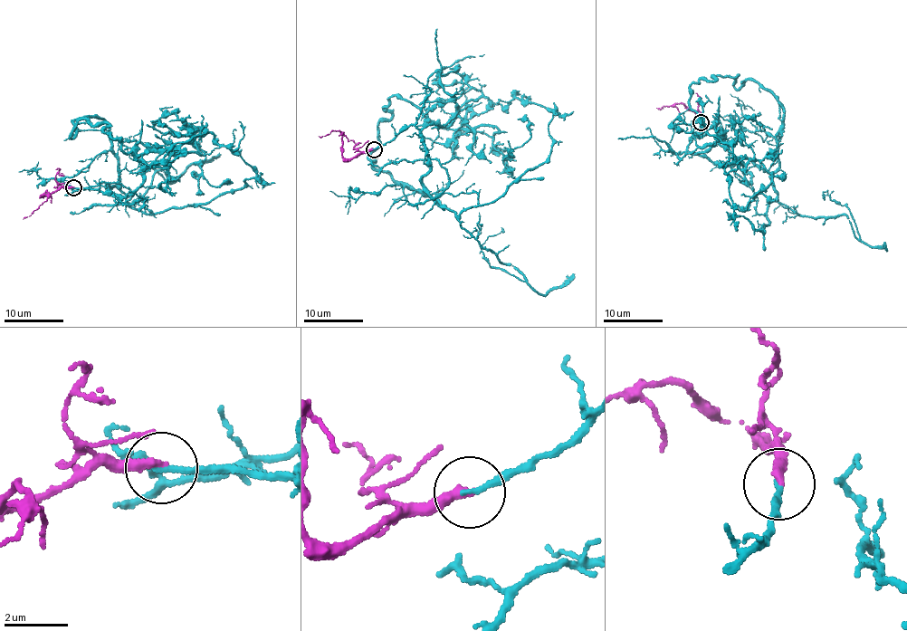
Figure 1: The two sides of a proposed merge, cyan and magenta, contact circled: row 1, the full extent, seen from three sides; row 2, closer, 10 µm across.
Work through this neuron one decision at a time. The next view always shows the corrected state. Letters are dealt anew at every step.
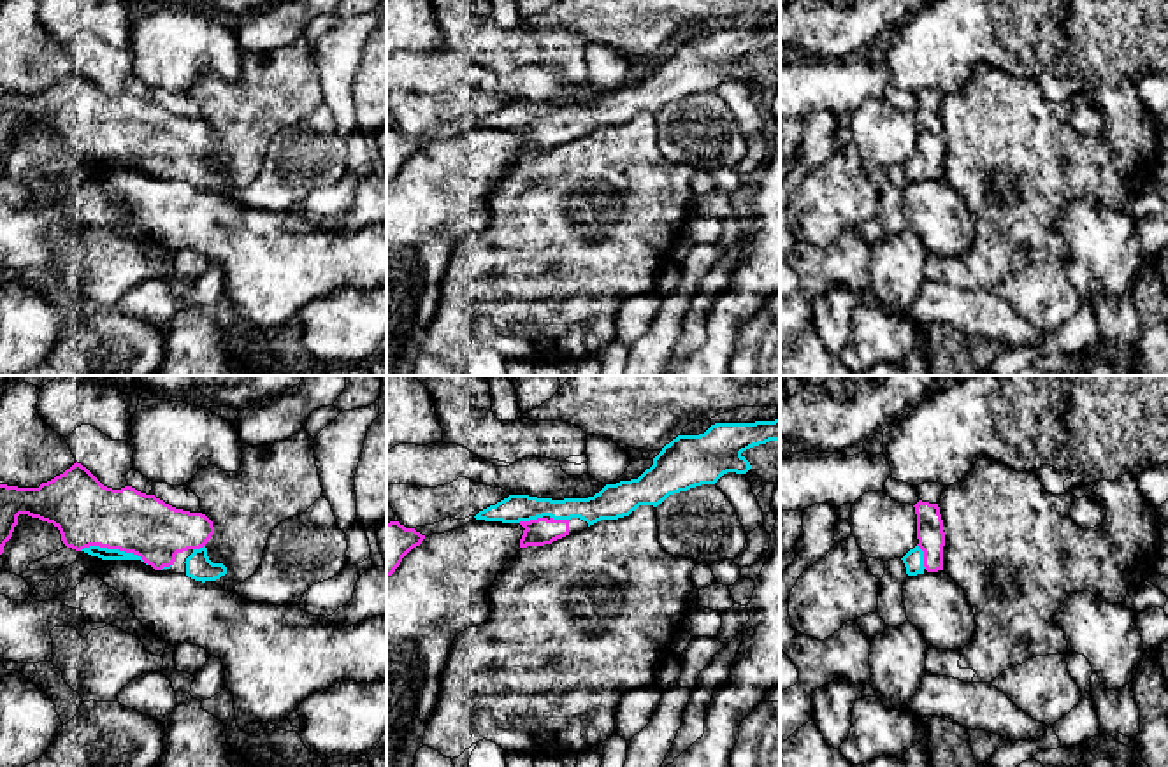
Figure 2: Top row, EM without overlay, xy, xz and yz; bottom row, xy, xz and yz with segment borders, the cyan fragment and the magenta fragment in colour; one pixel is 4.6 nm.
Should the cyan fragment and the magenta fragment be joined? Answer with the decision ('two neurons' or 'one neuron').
one neuron

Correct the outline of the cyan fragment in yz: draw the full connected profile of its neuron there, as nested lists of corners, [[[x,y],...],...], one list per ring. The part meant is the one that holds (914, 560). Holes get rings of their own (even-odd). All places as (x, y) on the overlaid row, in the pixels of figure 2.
[[[919,500],[917,514],[917,539],[919,544],[910,549],[901,560],[908,576],[943,570],[943,546],[945,532],[938,504]]]

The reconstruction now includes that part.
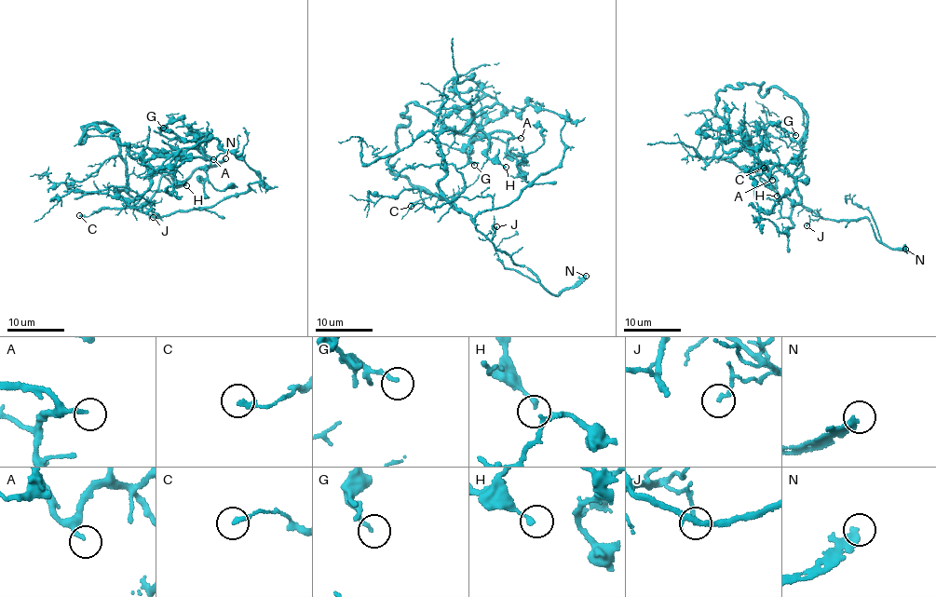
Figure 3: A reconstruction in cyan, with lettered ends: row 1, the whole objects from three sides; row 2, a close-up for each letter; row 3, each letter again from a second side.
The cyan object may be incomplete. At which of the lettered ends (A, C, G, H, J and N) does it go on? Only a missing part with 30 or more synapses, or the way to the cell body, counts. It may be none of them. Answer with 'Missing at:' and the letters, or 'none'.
Missing at: A, N

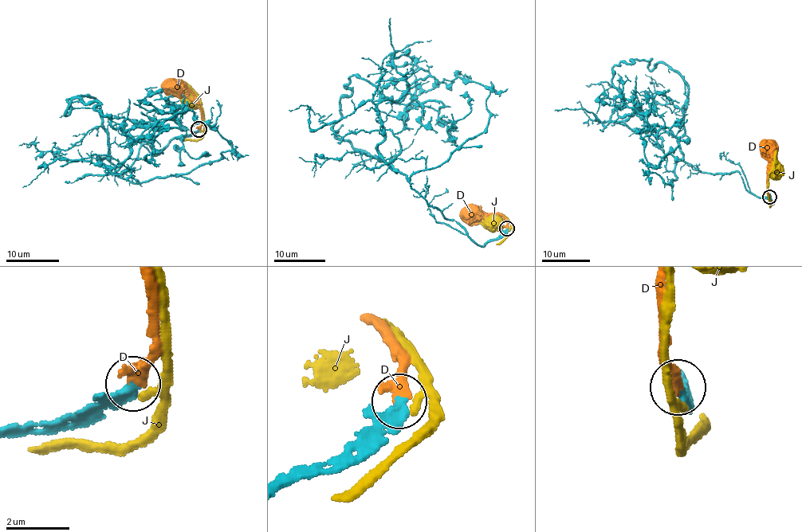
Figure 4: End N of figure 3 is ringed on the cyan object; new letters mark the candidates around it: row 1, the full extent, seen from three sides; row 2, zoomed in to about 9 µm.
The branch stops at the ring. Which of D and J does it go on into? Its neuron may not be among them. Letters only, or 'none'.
D

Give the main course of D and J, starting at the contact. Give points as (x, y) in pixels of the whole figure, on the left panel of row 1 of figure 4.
D: (198, 130), (198, 125), (202, 124), (201, 107), (174, 85)
J: (200, 131), (203, 130), (203, 112), (192, 103)

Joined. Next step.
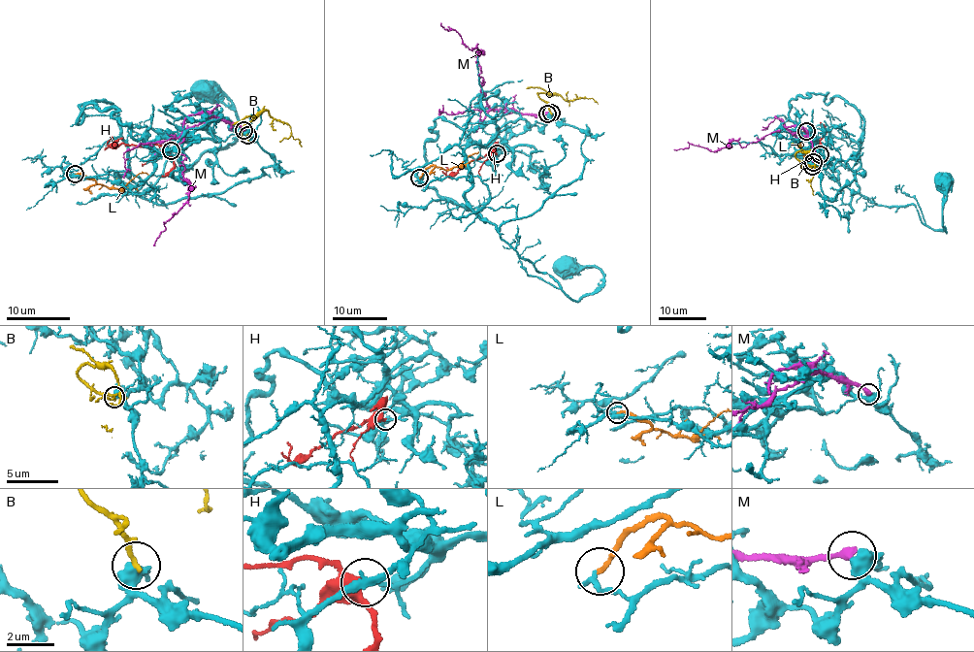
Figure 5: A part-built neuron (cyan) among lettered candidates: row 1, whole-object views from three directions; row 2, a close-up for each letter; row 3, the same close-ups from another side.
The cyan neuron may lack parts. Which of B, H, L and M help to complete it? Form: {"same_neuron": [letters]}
{"same_neuron": ["H"]}

